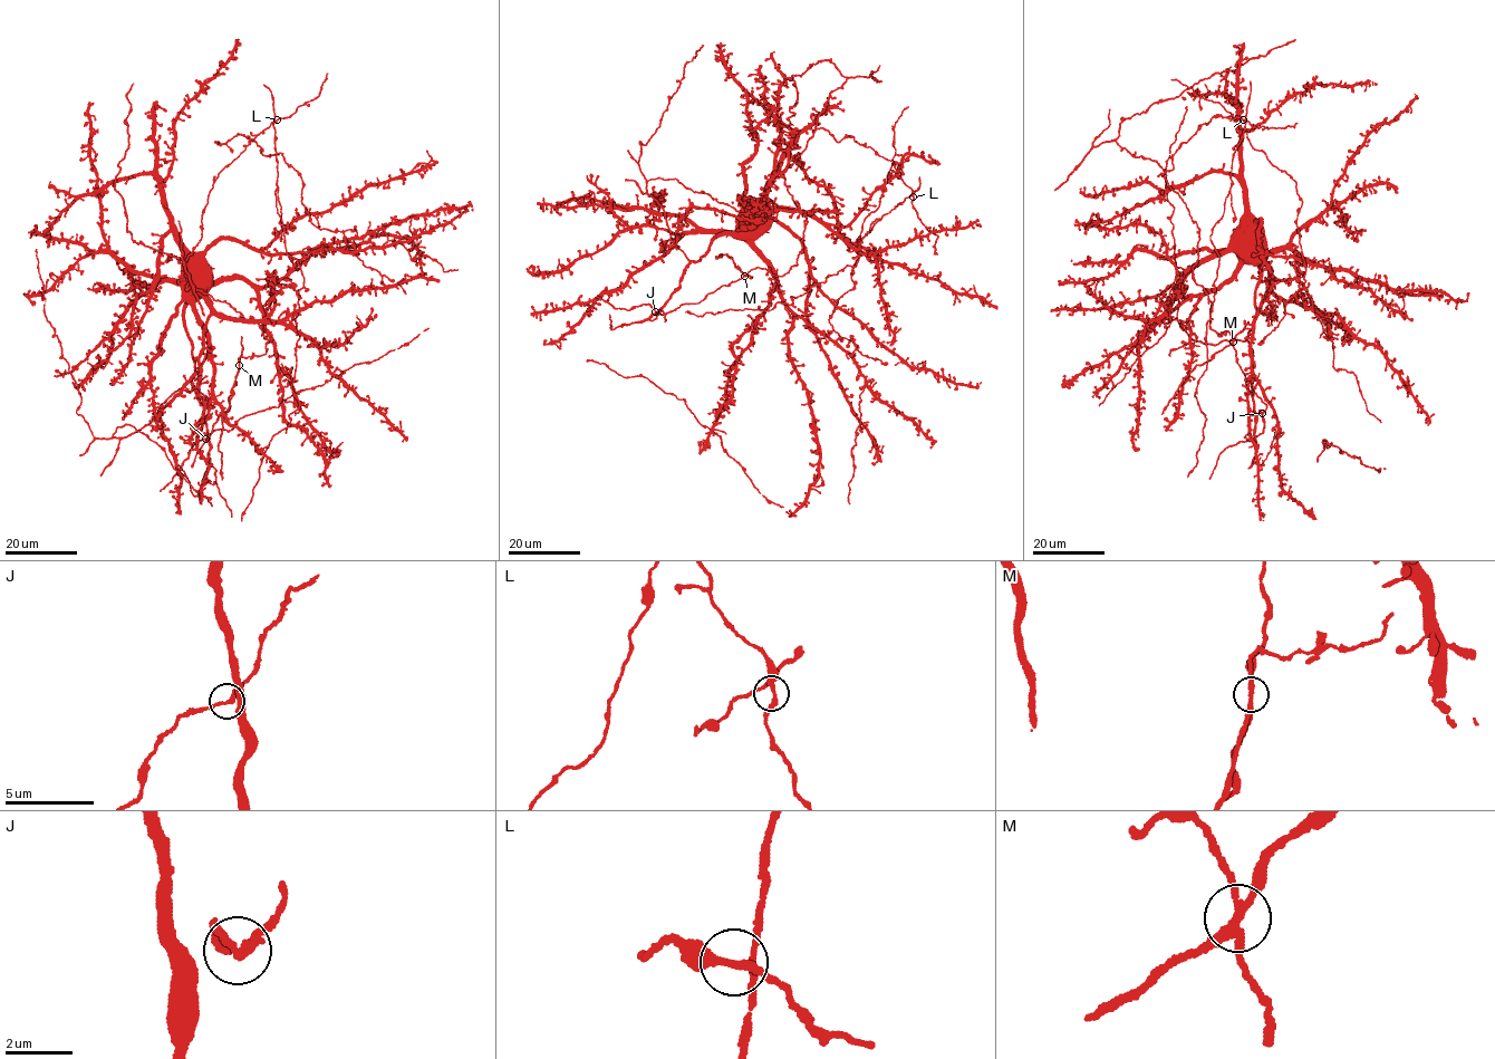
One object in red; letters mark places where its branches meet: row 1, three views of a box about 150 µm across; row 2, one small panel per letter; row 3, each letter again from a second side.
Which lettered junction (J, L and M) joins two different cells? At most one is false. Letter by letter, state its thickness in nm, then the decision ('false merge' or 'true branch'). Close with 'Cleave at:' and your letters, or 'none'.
J: 180 nm thick; true branch
L: 180 nm thick; true branch
M: 190 nm thick; false merge
Cleave at: M

